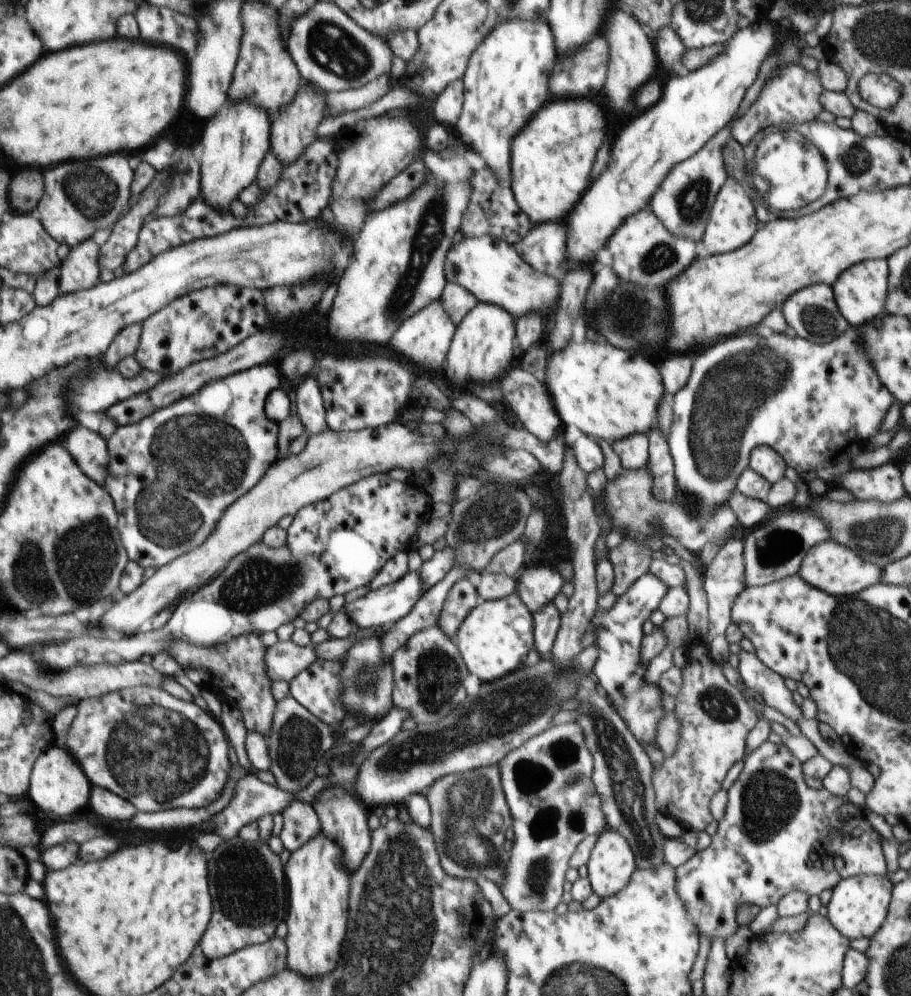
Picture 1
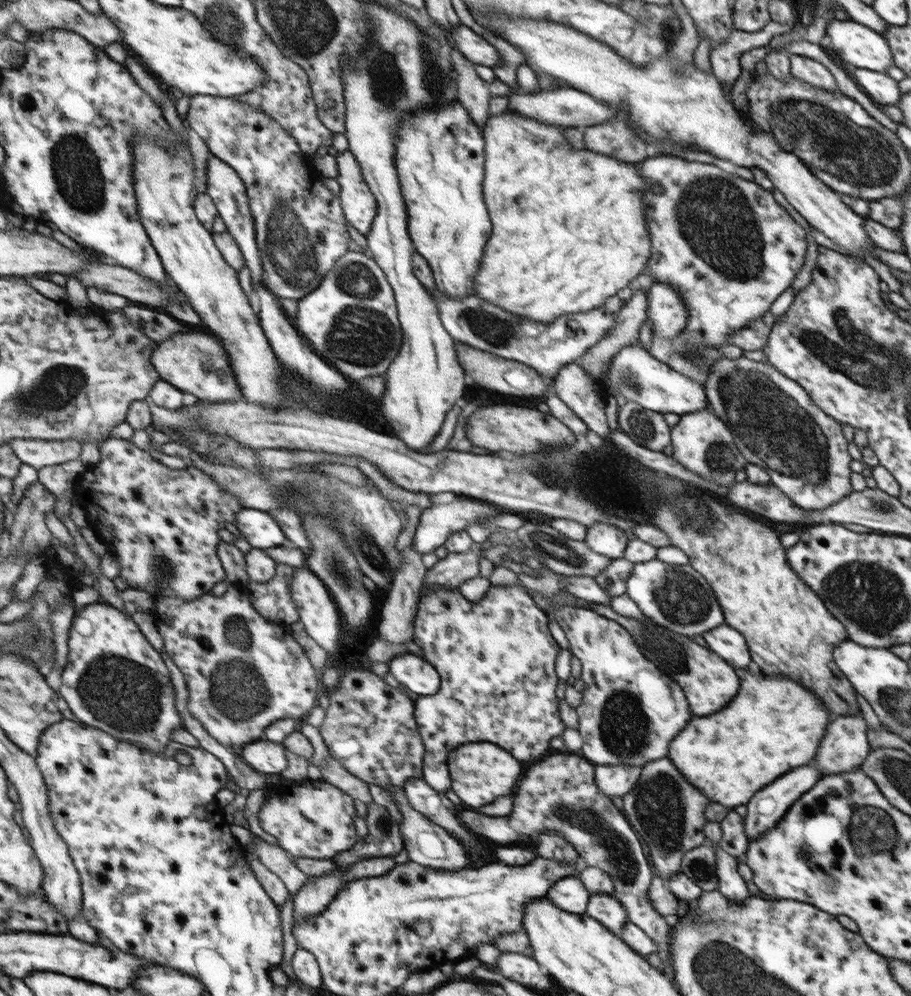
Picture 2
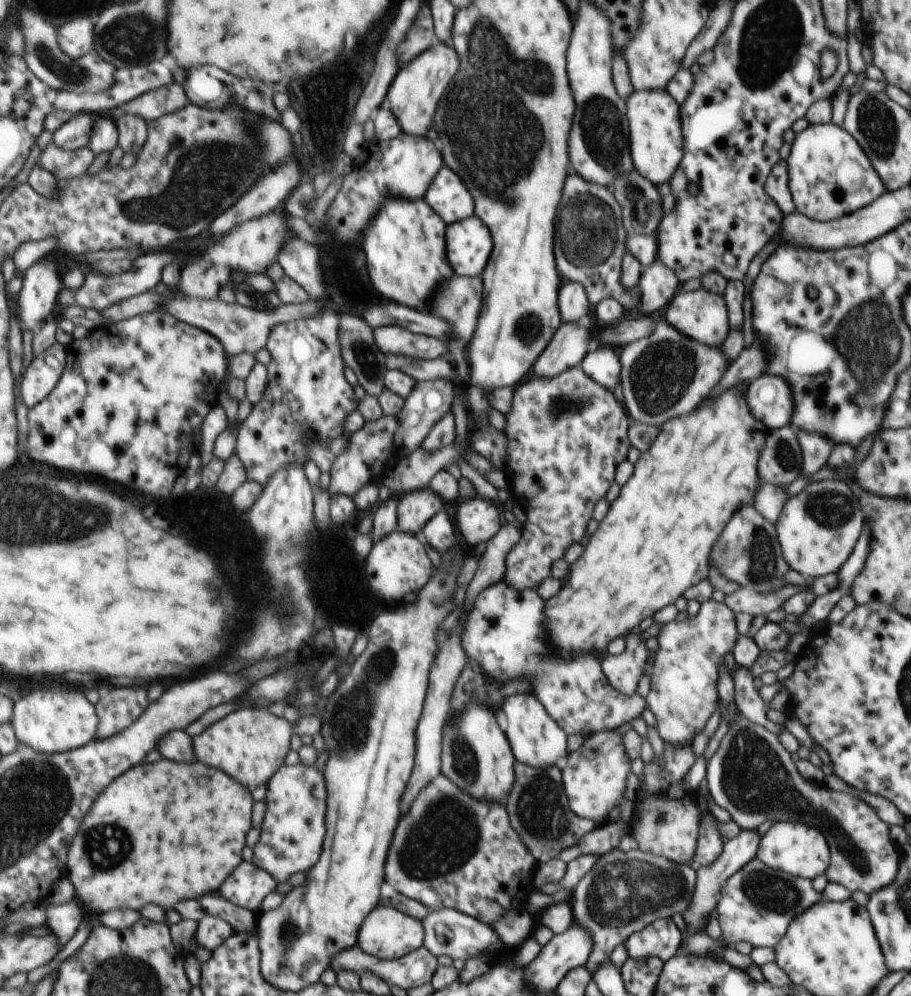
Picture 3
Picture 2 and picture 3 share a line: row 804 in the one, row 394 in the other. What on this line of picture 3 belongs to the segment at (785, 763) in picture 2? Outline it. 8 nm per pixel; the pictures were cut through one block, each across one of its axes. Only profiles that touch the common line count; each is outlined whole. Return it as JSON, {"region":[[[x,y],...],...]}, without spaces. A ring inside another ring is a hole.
{"region":[[[743,384],[738,387],[733,387],[726,394],[722,394],[718,400],[710,400],[704,402],[704,406],[700,406],[700,410],[694,410],[692,414],[684,416],[684,418],[674,418],[672,422],[666,422],[661,426],[662,432],[656,438],[656,442],[651,444],[646,452],[643,452],[639,461],[634,465],[633,475],[629,478],[626,484],[621,486],[620,495],[611,504],[610,510],[606,513],[604,520],[599,522],[597,530],[588,538],[586,550],[584,554],[572,564],[572,578],[568,578],[568,582],[562,586],[562,590],[550,598],[545,600],[546,608],[544,608],[544,628],[546,628],[546,636],[550,638],[552,648],[562,656],[562,658],[570,658],[572,650],[578,652],[590,652],[590,654],[598,654],[604,652],[608,648],[608,644],[624,634],[630,634],[642,620],[652,618],[660,608],[674,604],[680,596],[691,586],[698,584],[701,580],[710,577],[710,560],[712,548],[718,538],[723,534],[722,530],[726,528],[728,520],[735,514],[734,510],[738,506],[752,505],[755,500],[755,490],[759,488],[758,472],[756,472],[756,460],[760,454],[760,448],[764,446],[764,434],[760,430],[754,428],[764,428],[758,420],[752,418],[744,396],[740,396],[736,390],[741,390]]]}

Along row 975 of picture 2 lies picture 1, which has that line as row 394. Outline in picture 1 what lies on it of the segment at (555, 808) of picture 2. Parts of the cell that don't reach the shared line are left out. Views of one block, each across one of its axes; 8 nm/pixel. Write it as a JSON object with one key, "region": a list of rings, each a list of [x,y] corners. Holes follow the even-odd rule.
{"region":[[[668,356],[662,360],[660,366],[660,379],[663,380],[663,388],[672,397],[679,393],[694,372],[694,358],[688,356]]]}

